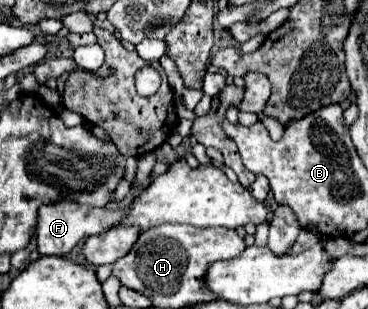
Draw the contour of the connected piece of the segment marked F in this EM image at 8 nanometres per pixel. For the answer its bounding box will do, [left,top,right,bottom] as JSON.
[37,198,127,256]

